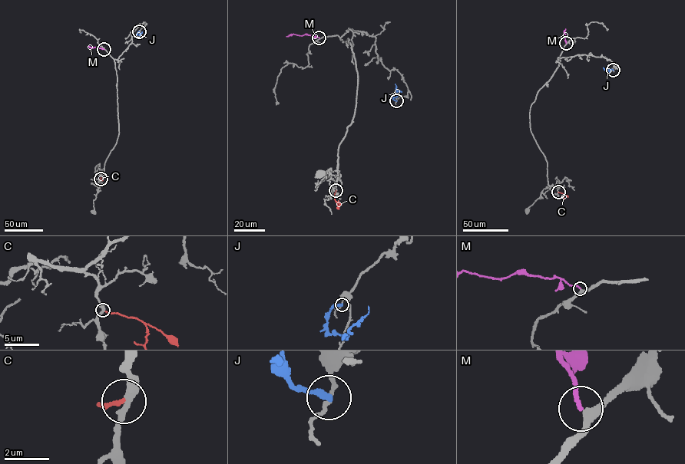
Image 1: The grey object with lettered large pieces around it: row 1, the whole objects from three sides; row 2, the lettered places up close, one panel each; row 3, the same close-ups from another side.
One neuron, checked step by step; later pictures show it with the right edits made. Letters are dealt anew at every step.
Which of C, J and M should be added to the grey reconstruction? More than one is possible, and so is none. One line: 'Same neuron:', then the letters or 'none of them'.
Same neuron: M

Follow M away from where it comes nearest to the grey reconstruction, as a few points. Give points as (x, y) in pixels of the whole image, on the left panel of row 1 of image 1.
M: (104, 49), (88, 46)

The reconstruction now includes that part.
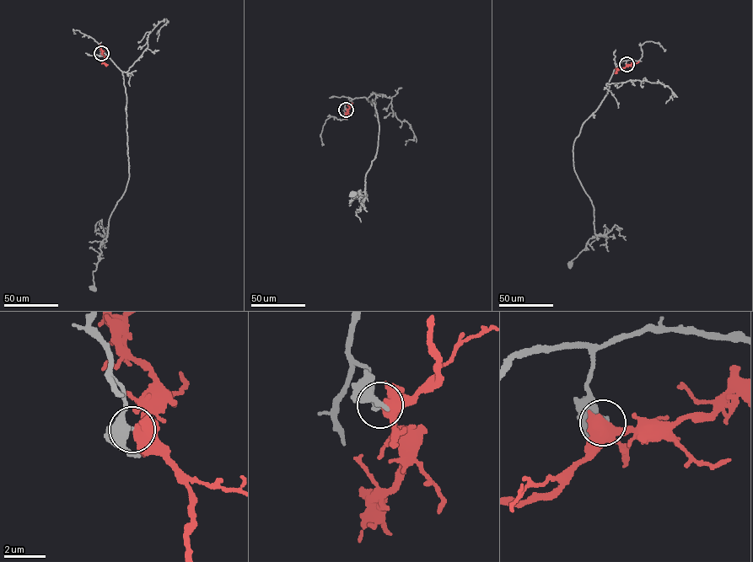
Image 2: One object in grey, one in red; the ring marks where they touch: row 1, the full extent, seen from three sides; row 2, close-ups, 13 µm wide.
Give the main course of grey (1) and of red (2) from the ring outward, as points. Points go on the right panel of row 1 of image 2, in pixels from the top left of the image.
1: (626, 65), (622, 61), (615, 67), (607, 94), (573, 143), (573, 168), (594, 207), (596, 234), (569, 264)
2: (626, 65), (624, 68), (617, 69), (615, 73)

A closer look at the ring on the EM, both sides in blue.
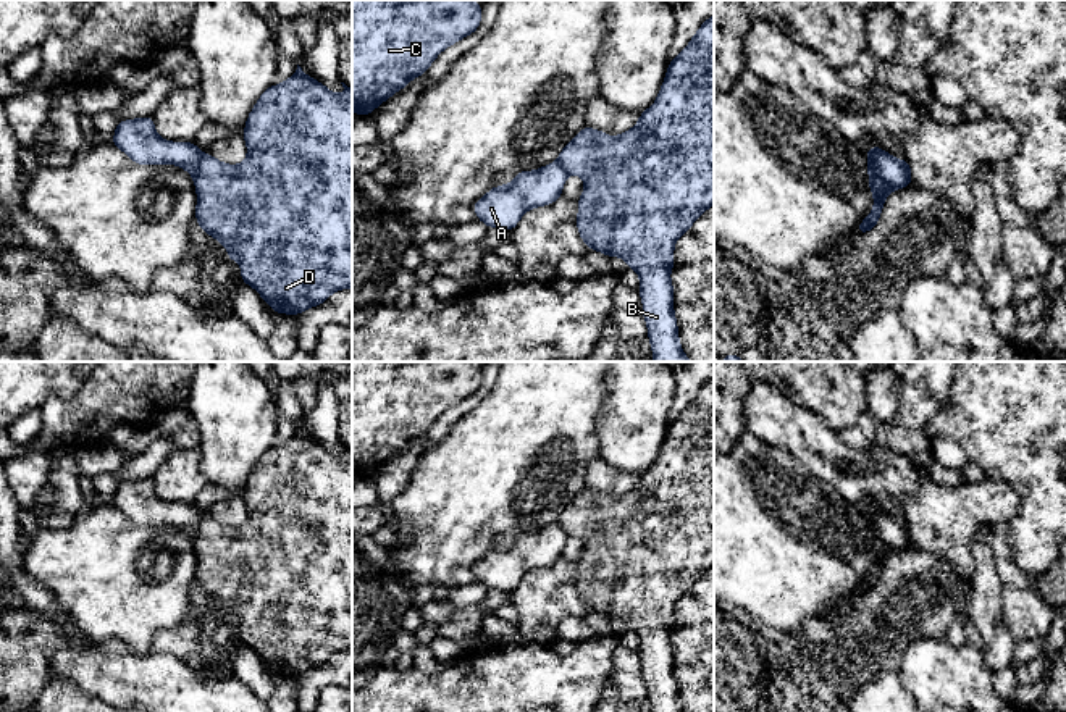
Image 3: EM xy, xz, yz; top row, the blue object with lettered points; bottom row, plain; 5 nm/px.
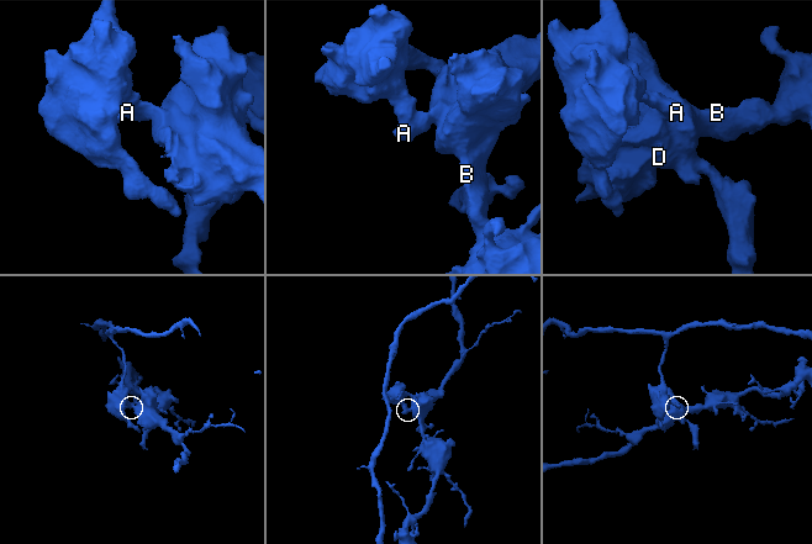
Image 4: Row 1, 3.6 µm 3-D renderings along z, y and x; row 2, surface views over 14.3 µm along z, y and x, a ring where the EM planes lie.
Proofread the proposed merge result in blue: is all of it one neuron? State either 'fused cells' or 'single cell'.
fused cells

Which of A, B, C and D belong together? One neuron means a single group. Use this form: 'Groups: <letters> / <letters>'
Groups: A C / B D

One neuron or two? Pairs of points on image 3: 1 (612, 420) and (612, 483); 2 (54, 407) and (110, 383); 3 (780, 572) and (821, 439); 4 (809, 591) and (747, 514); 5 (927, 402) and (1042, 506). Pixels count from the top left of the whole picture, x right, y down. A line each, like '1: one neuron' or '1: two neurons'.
1: two neurons
2: one neuron
3: two neurons
4: one neuron
5: two neurons

